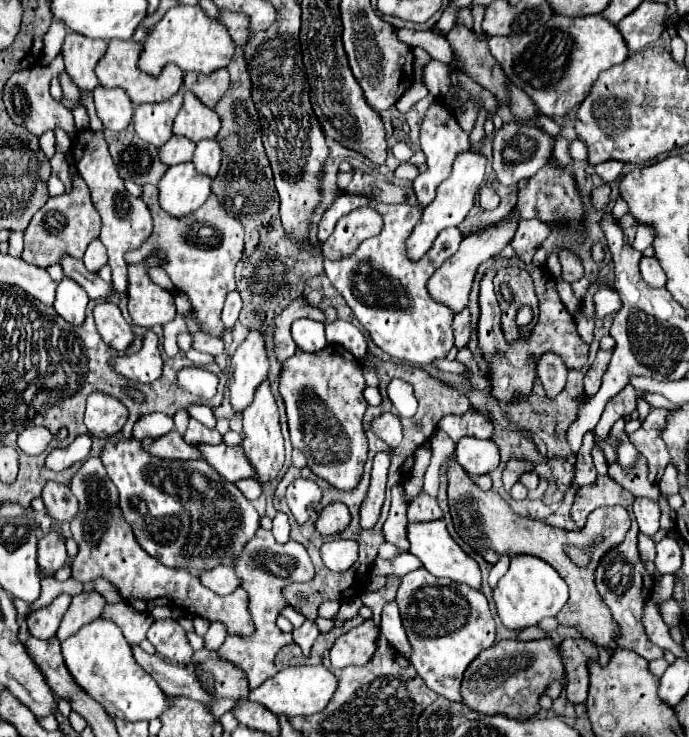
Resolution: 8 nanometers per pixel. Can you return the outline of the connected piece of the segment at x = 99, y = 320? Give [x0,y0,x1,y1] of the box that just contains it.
[94,303,132,351]

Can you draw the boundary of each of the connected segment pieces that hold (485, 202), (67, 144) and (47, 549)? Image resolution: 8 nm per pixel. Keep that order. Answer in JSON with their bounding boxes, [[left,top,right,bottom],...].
[[478,185,500,209],[54,129,72,153],[42,531,68,579]]

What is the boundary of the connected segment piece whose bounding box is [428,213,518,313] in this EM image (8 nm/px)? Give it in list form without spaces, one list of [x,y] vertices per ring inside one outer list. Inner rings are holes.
[[[508,213],[508,215],[504,215],[504,219],[500,223],[492,225],[492,227],[484,227],[482,231],[474,231],[472,235],[462,239],[458,251],[450,259],[446,259],[442,263],[442,267],[430,277],[430,281],[428,281],[430,295],[434,299],[440,299],[442,303],[446,303],[454,313],[462,311],[466,307],[466,303],[468,303],[468,295],[470,295],[470,289],[472,289],[478,267],[484,261],[488,261],[490,257],[496,257],[512,241],[516,229],[518,229],[518,219],[510,217],[510,213]]]

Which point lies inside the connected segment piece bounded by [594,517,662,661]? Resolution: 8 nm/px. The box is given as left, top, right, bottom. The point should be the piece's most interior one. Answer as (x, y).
(623, 584)

